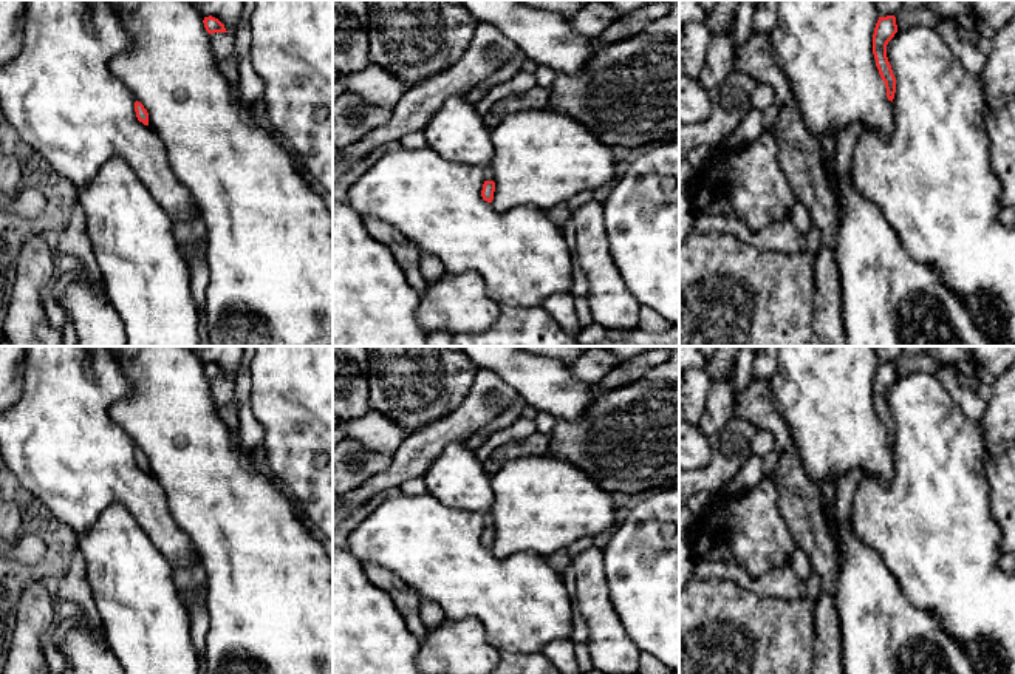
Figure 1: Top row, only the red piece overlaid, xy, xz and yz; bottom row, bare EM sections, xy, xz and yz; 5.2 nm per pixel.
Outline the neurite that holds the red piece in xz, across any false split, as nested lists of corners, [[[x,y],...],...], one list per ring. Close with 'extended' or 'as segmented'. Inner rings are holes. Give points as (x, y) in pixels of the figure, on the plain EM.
[[[490,512],[483,513],[484,518],[484,530],[481,536],[481,543],[484,547],[492,549],[494,546],[494,538],[495,538],[495,529],[494,529],[494,516]]]; extended

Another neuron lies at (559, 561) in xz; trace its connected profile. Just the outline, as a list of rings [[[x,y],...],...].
[[[562,549],[559,552],[554,552],[546,558],[546,563],[559,574],[563,575],[563,572],[568,569],[569,563],[571,563],[571,558],[569,558],[569,553],[566,549]]]

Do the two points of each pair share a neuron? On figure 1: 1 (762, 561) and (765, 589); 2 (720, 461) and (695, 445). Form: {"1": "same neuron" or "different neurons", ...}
{"1": "different neurons", "2": "different neurons"}

